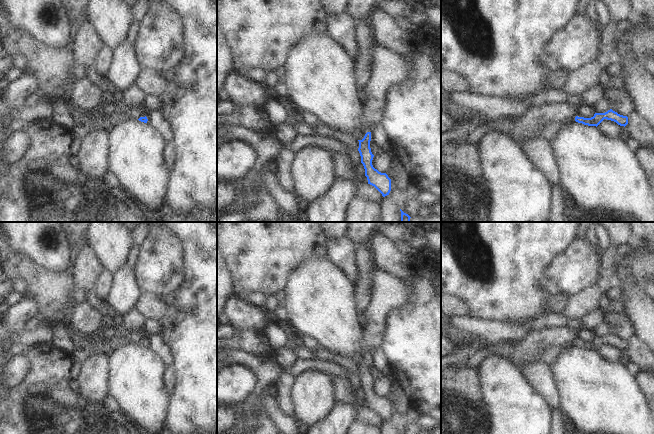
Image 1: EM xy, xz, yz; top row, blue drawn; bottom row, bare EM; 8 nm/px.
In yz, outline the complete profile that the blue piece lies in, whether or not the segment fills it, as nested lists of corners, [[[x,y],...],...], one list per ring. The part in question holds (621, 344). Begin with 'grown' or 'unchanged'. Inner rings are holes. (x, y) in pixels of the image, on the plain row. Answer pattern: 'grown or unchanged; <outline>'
unchanged; [[[612,333],[605,337],[595,337],[591,342],[575,341],[575,345],[588,350],[598,350],[604,343],[616,346],[620,350],[626,350],[628,348],[628,341],[618,338]]]

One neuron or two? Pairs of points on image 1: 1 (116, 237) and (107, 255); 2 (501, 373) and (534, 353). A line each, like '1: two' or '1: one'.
1: one
2: two

